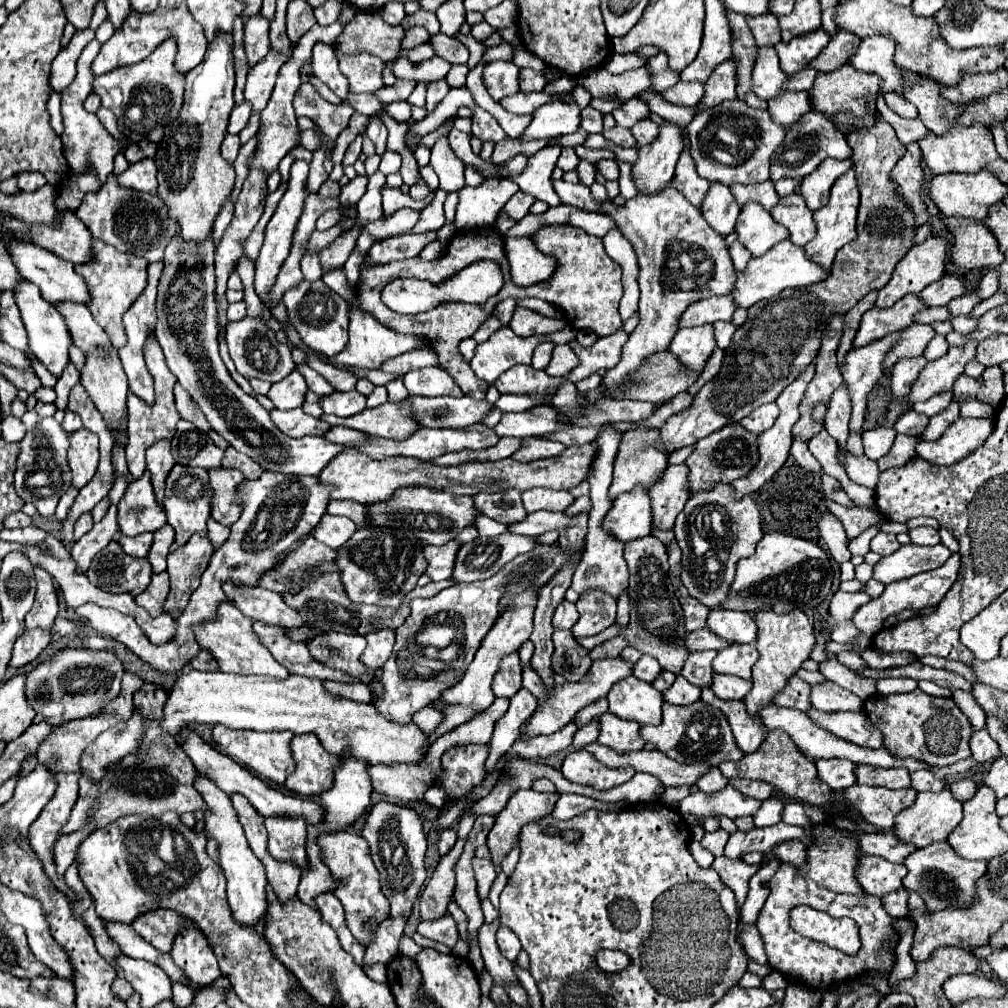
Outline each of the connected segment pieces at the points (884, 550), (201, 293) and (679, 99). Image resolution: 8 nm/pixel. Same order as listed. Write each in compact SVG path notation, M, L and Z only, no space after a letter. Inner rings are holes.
M879 532L873 540L871 540L871 550L881 554L881 556L889 556L891 552L899 550L899 542L895 538L895 534L887 534L887 532Z
M175 236L171 240L171 244L165 250L165 268L163 268L163 276L159 280L159 294L157 294L157 330L155 336L163 348L163 354L167 358L167 366L169 370L177 376L179 384L191 394L191 398L199 404L199 408L203 410L203 414L207 416L211 428L221 434L235 450L247 454L249 458L253 458L255 462L259 462L259 466L263 466L265 470L273 470L273 472L281 472L281 474L295 474L295 476L317 476L327 462L337 456L345 446L341 444L331 444L321 436L307 436L307 438L287 438L269 418L269 412L249 394L245 394L237 382L231 378L231 374L227 372L219 350L217 350L217 334L219 334L219 326L215 322L215 268L213 268L213 238L209 236L203 244L195 244L195 242L181 242L179 236ZM201 350L201 354L205 356L205 366L201 362L191 360L191 354L199 356L197 352Z
M679 82L673 88L663 92L663 98L673 102L673 104L681 104L681 106L695 106L701 102L703 98L703 90L705 84L703 82Z

